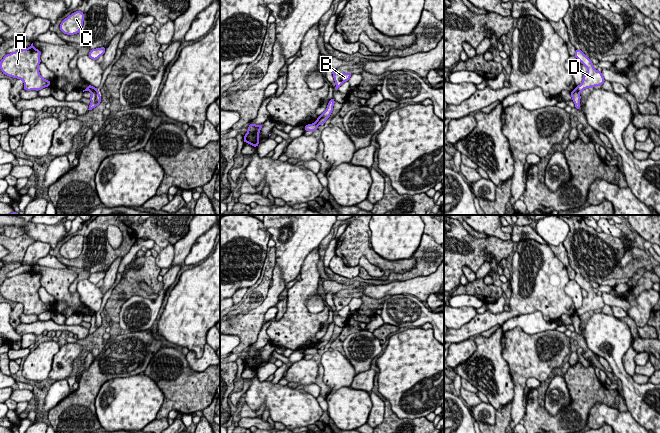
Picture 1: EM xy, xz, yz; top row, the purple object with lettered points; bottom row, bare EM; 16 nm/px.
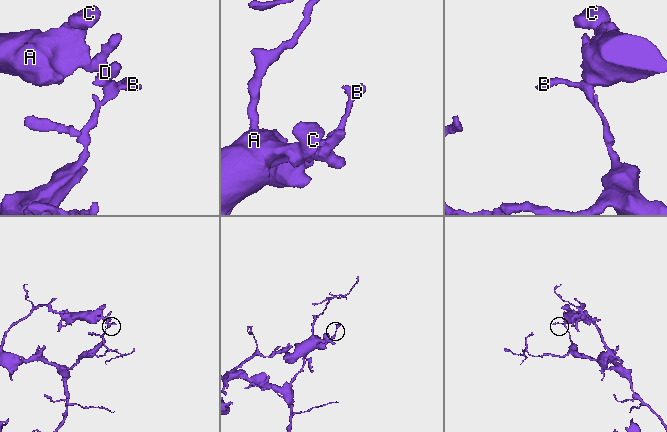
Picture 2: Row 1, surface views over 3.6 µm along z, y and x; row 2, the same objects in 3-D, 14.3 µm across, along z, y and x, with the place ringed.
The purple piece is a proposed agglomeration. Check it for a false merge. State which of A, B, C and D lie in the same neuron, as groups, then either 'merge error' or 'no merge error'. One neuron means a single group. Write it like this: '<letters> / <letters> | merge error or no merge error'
A C D / B | merge error

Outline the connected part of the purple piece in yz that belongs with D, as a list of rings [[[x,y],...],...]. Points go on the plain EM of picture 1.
[[[576,273],[574,280],[588,293],[588,296],[583,299],[582,307],[576,311],[577,315],[582,316],[586,312],[593,312],[597,309],[602,310],[605,303],[602,296],[593,291],[592,285],[579,273]]]

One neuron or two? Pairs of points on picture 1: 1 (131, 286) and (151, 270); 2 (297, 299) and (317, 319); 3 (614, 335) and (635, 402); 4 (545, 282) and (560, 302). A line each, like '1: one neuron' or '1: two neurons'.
1: one neuron
2: one neuron
3: one neuron
4: one neuron

